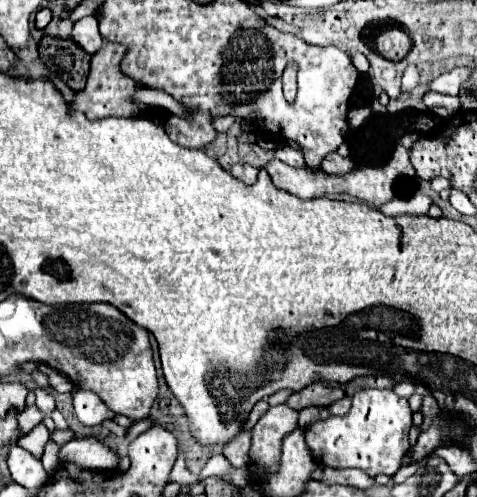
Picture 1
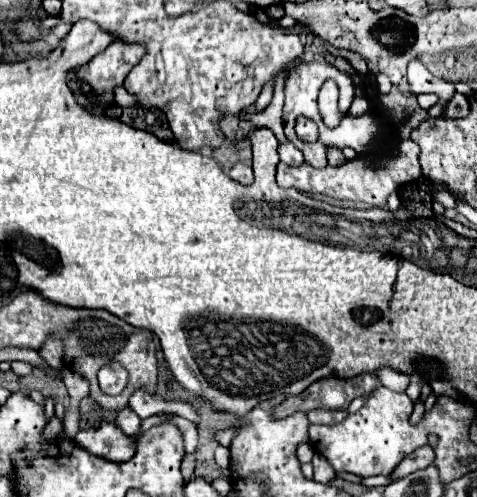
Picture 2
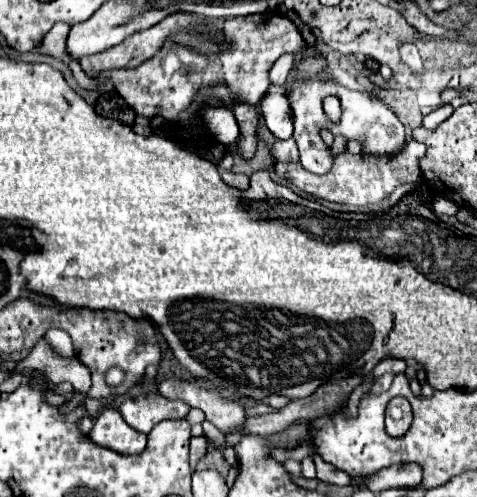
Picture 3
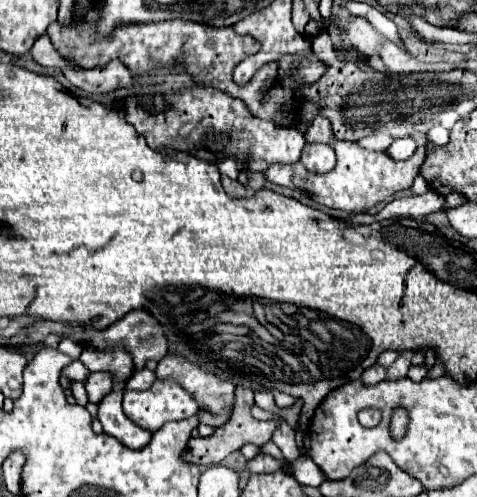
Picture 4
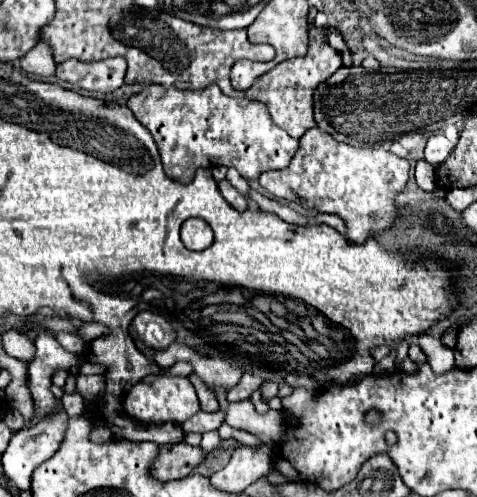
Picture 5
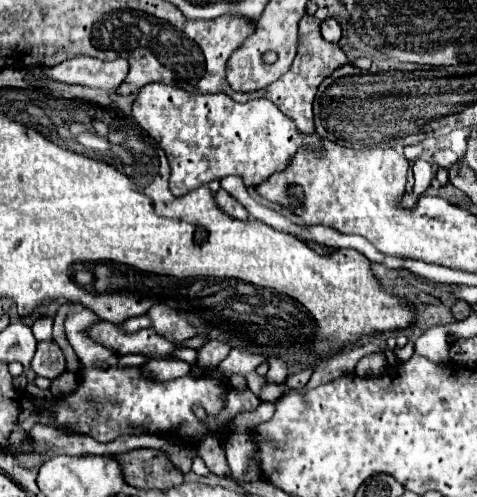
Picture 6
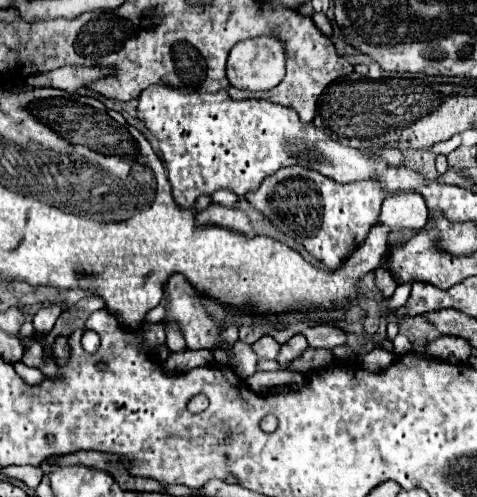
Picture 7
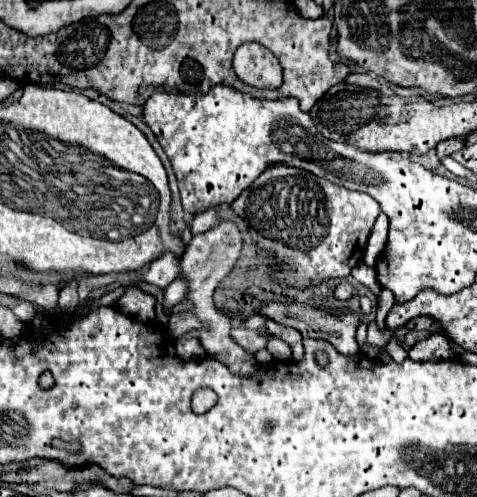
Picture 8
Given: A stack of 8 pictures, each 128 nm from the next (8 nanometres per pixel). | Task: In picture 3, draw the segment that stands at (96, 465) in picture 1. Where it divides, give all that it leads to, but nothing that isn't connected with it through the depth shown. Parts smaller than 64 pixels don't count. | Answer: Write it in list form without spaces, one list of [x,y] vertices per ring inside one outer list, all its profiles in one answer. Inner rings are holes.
[[[114,408],[104,410],[96,418],[94,430],[88,434],[96,444],[112,448],[118,454],[138,454],[146,448],[146,434],[128,428],[122,414]]]

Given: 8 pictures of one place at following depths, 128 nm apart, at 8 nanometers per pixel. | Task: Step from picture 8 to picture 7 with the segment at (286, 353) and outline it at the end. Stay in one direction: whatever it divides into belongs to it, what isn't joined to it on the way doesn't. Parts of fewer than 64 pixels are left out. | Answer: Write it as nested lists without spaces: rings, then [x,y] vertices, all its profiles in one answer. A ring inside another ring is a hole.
[[[262,336],[256,344],[252,344],[258,358],[276,358],[280,352],[280,344],[272,336]]]

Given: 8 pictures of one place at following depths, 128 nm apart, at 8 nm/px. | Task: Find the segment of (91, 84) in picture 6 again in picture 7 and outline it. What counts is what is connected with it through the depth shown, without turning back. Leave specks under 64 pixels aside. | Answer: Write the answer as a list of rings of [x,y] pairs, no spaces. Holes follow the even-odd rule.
[[[64,66],[54,72],[29,76],[26,84],[33,87],[52,87],[66,90],[66,92],[76,92],[84,86],[88,86],[92,80],[112,74],[112,70],[106,68],[74,68],[74,66]]]

